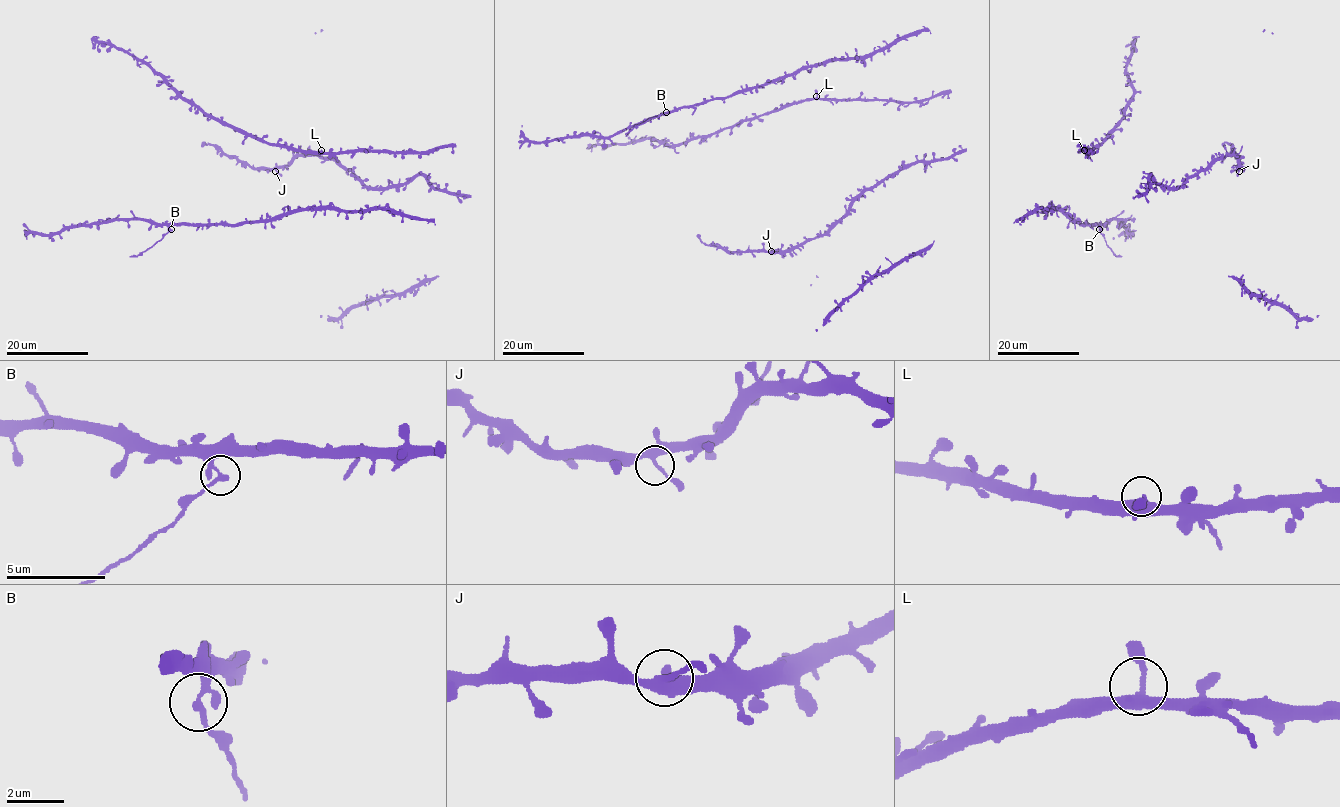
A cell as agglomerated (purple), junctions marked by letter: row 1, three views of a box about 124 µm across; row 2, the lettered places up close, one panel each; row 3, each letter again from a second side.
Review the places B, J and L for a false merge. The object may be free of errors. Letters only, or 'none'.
B

